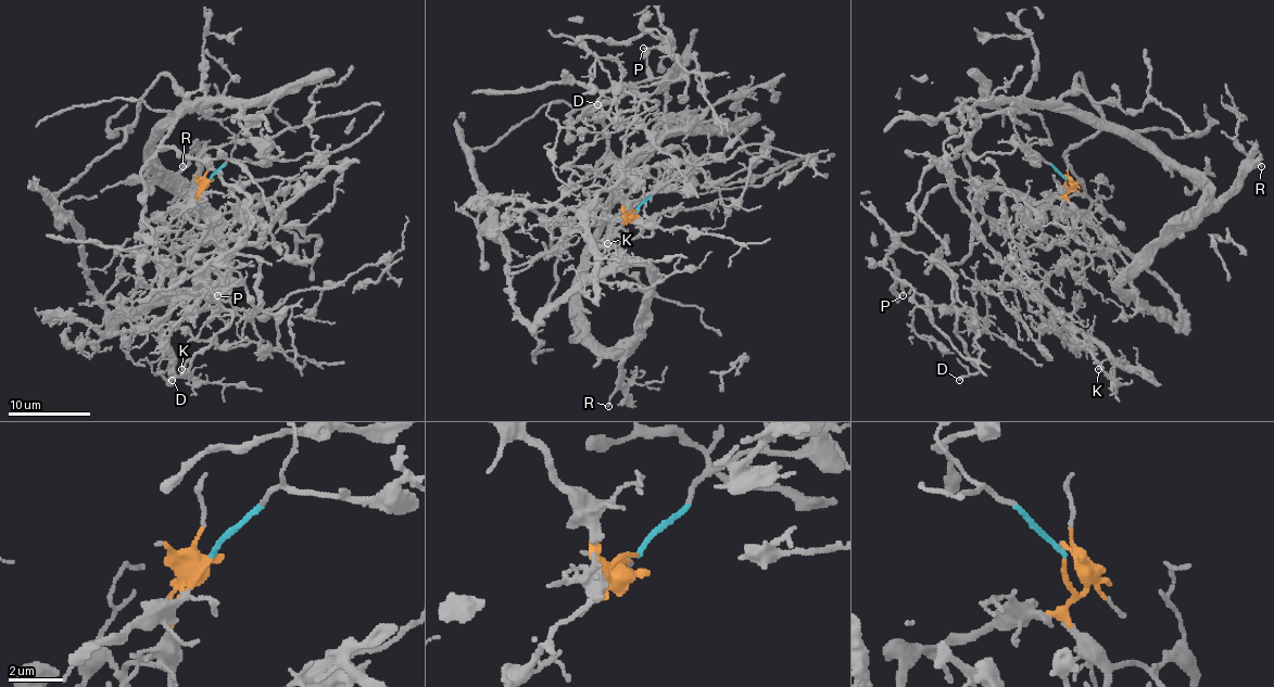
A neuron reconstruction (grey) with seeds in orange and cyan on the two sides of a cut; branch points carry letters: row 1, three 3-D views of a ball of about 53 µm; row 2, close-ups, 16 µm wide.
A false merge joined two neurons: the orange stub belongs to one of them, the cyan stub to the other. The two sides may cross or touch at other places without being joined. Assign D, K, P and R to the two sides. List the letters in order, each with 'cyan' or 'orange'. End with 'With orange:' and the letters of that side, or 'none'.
D: cyan
K: orange
P: cyan
R: cyan
With orange: K

